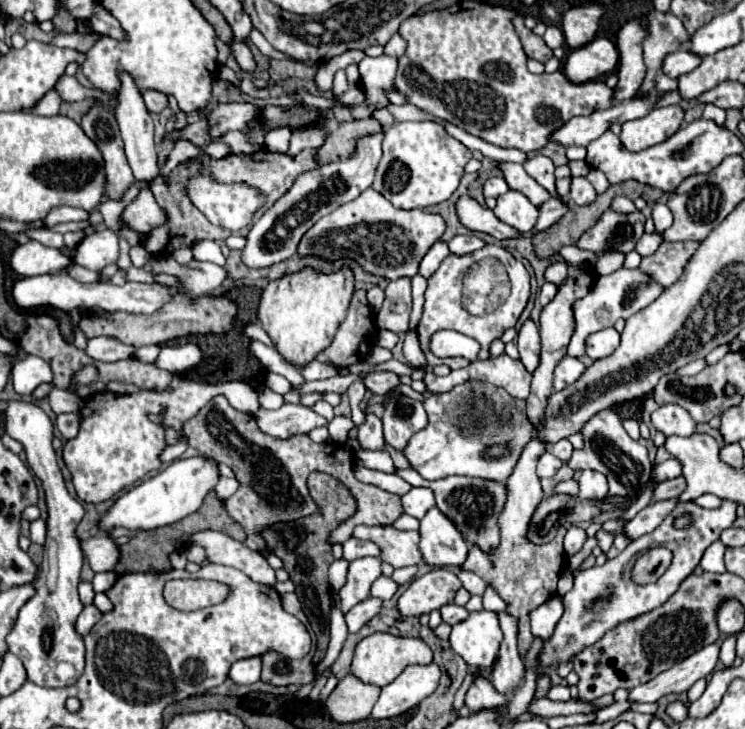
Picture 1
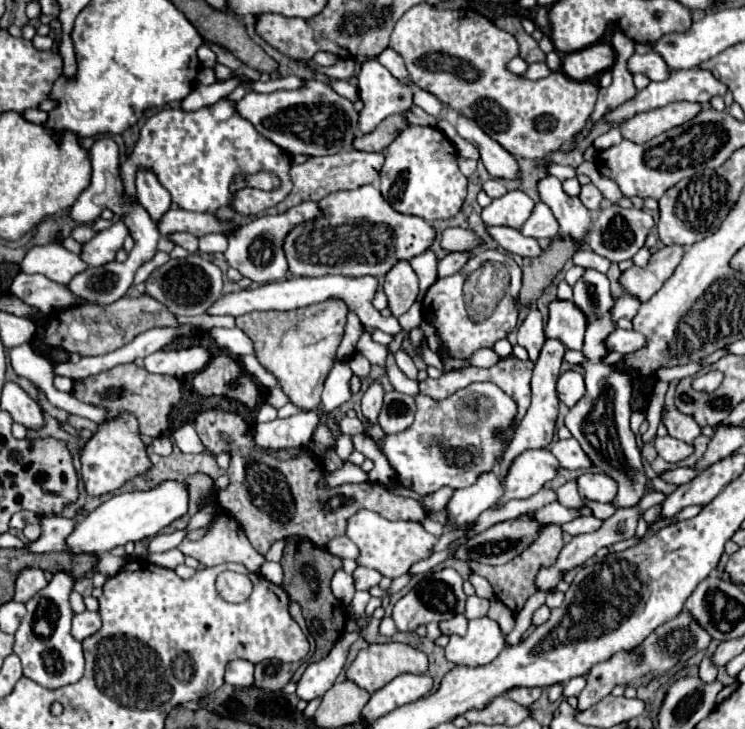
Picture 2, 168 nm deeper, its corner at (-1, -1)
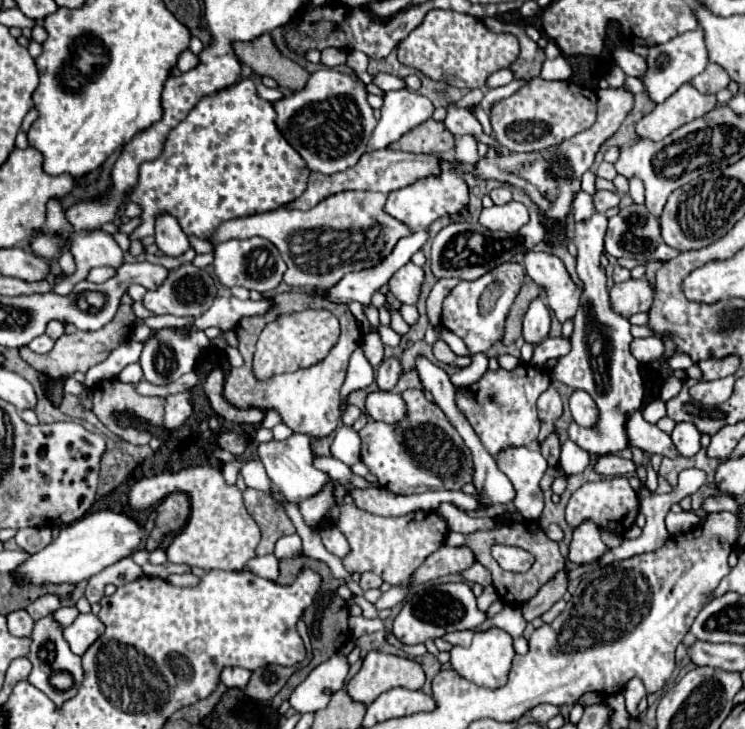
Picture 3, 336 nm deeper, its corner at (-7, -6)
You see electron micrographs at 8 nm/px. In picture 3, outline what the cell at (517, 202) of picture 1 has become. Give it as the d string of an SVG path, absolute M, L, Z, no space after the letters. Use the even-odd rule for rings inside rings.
M511 201L507 205L493 205L491 209L483 209L479 223L491 231L517 231L519 227L523 227L529 221L529 211L523 203Z

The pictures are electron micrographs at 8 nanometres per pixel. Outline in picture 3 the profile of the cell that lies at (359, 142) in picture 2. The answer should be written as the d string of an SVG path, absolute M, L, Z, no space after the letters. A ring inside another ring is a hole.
M429 119L427 123L415 127L415 131L409 131L403 135L399 143L393 143L391 149L401 151L419 151L419 153L441 153L449 155L455 147L455 135L435 119Z

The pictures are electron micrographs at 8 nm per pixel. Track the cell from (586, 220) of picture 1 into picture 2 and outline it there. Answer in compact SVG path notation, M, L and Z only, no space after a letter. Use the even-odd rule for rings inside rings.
M555 238L555 240L547 246L547 250L543 250L541 256L537 256L537 258L525 258L525 260L523 260L523 288L521 288L521 292L519 292L519 302L521 302L521 304L531 304L531 302L535 302L535 300L541 296L541 292L545 290L545 286L557 276L557 272L563 268L563 264L579 250L579 246L581 246L585 240L587 240L587 238L583 238L583 240Z

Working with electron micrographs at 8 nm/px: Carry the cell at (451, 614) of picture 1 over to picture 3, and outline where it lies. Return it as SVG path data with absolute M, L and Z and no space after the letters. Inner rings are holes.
M455 631L455 633L447 633L443 639L449 641L451 645L469 647L469 645L471 645L471 639L473 639L473 631Z

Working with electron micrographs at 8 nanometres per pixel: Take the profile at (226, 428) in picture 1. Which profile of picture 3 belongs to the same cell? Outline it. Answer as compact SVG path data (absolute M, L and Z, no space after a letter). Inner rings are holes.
M247 487L243 491L243 501L245 501L247 513L255 519L255 523L261 529L261 541L257 545L257 555L273 553L273 547L279 537L295 533L295 527L291 519L287 517L283 505L273 501L269 493L261 493L257 489Z

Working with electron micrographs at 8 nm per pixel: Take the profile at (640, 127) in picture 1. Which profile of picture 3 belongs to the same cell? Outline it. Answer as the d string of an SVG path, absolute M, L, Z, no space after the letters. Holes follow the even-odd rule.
M685 83L637 123L637 135L661 141L685 123L707 115L715 105L715 95L699 93L691 83Z

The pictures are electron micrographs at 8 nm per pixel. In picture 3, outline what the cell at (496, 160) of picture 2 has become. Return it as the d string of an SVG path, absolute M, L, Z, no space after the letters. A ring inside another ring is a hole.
M453 103L447 107L447 119L445 119L445 125L447 129L455 135L455 137L461 137L465 133L471 133L475 135L479 141L487 143L489 147L499 147L499 143L485 135L483 129L481 129L481 123L473 117L473 113L469 109L463 109L463 107L455 107Z

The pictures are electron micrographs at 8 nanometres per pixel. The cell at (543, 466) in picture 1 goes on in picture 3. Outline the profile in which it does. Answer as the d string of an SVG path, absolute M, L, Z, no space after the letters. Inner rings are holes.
M509 447L499 451L495 461L517 491L513 507L523 519L537 521L543 511L543 491L539 489L539 481L547 471L545 457L529 447Z

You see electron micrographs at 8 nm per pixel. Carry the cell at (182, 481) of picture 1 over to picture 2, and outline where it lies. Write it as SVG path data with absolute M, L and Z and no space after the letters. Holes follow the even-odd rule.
M165 480L151 490L137 490L129 494L117 494L95 508L87 518L75 524L73 534L69 536L71 552L107 552L115 546L125 546L127 542L137 542L149 536L155 536L165 526L187 514L189 494L187 484L177 480Z

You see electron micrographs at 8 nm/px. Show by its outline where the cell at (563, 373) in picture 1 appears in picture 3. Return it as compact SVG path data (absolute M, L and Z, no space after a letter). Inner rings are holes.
M573 391L571 399L569 399L569 407L571 407L575 423L579 423L581 427L597 425L597 421L599 421L599 407L591 399L591 395L587 395L585 391Z

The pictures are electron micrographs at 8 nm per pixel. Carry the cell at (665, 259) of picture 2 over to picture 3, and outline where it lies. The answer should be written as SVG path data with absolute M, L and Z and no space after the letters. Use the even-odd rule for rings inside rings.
M629 279L609 289L611 309L623 317L631 317L641 311L649 311L655 289L645 279Z

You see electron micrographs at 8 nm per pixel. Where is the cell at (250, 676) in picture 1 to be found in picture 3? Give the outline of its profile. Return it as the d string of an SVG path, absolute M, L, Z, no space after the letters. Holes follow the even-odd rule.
M225 667L221 671L221 683L227 685L227 687L245 687L247 681L249 681L251 673L243 667Z

